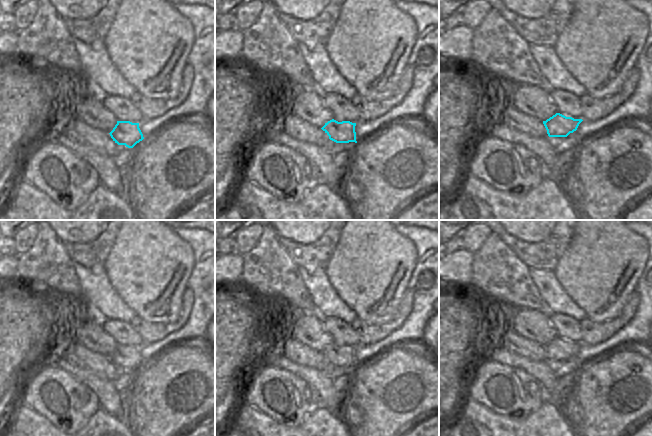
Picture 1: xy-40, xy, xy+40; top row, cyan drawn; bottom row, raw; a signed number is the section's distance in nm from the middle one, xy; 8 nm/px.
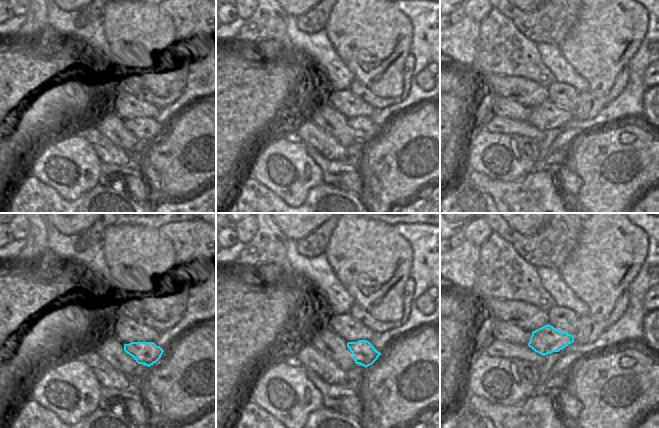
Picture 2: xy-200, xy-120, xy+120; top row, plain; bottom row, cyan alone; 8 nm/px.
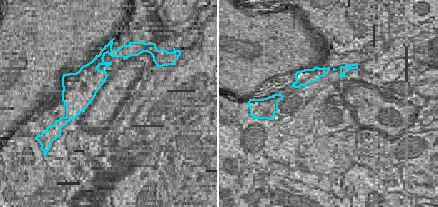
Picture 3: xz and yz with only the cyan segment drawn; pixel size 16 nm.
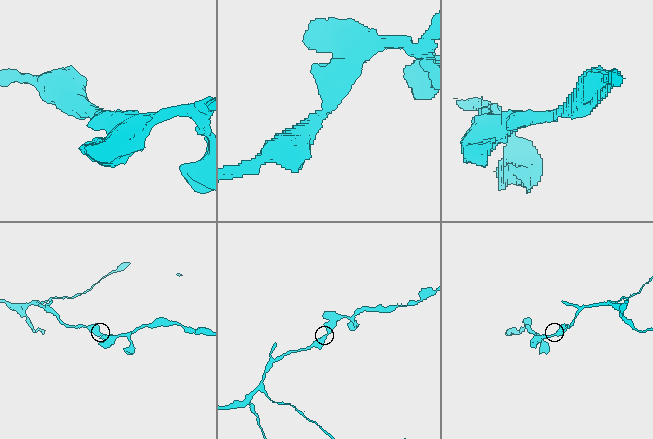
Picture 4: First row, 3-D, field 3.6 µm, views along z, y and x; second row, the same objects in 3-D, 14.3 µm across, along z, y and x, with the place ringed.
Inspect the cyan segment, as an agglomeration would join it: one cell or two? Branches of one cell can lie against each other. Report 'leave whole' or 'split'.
leave whole

